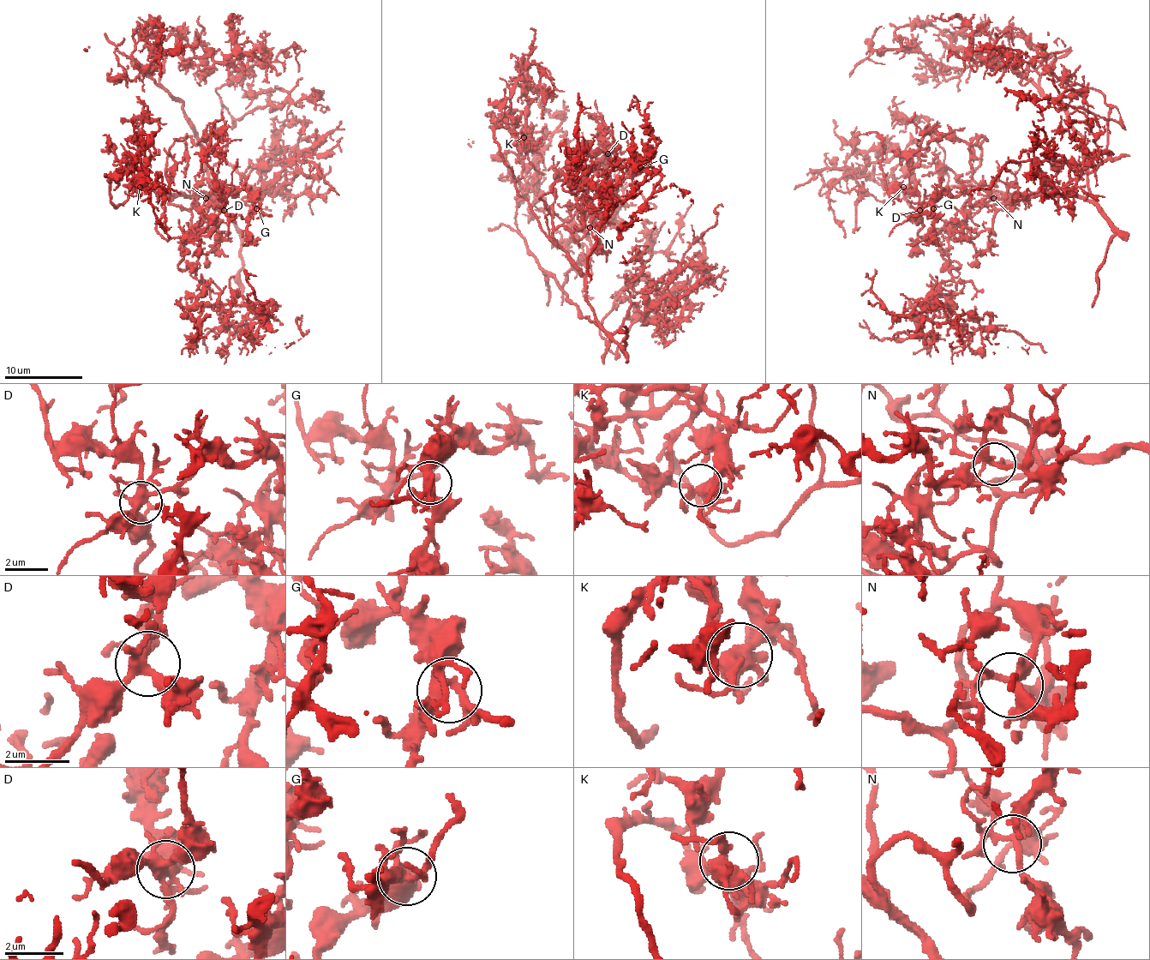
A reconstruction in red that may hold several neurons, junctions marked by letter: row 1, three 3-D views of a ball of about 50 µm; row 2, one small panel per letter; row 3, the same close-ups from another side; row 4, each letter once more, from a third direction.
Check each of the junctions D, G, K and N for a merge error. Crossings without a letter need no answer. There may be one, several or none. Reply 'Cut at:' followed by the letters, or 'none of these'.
Cut at: none of these

